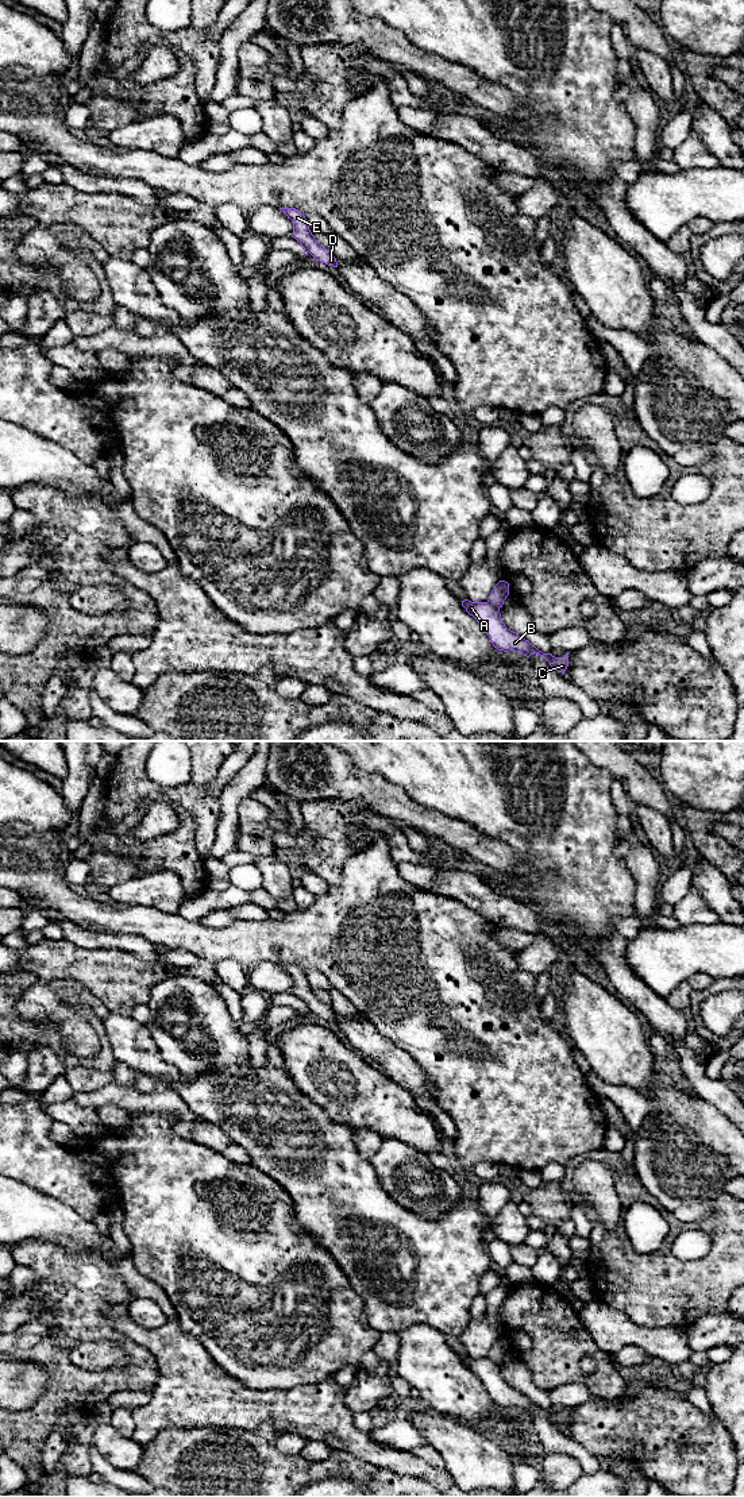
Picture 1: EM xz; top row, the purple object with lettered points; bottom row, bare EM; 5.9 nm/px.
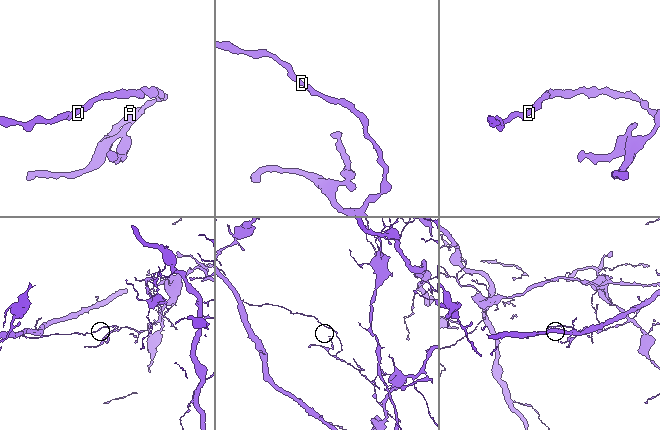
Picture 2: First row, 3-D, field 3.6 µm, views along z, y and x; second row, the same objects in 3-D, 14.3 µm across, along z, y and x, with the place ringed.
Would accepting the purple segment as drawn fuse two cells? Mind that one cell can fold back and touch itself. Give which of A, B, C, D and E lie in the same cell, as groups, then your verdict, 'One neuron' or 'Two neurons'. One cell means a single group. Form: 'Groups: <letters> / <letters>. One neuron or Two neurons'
Groups: A B C / D E. Two neurons

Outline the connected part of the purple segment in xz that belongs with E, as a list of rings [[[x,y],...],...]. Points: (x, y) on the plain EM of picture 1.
[[[280,964],[293,979],[293,994],[302,1002],[304,1008],[309,1008],[316,1016],[338,1023],[336,1014],[323,1003],[312,991],[305,972],[296,964]]]

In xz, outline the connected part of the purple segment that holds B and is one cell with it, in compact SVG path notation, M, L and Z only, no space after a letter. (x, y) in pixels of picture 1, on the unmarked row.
M469 1355L462 1357L462 1362L481 1380L493 1403L498 1407L514 1407L527 1413L536 1409L543 1412L558 1428L564 1430L567 1425L568 1409L566 1409L563 1413L555 1413L551 1409L543 1409L528 1396L505 1382L498 1363L489 1358L471 1358Z

